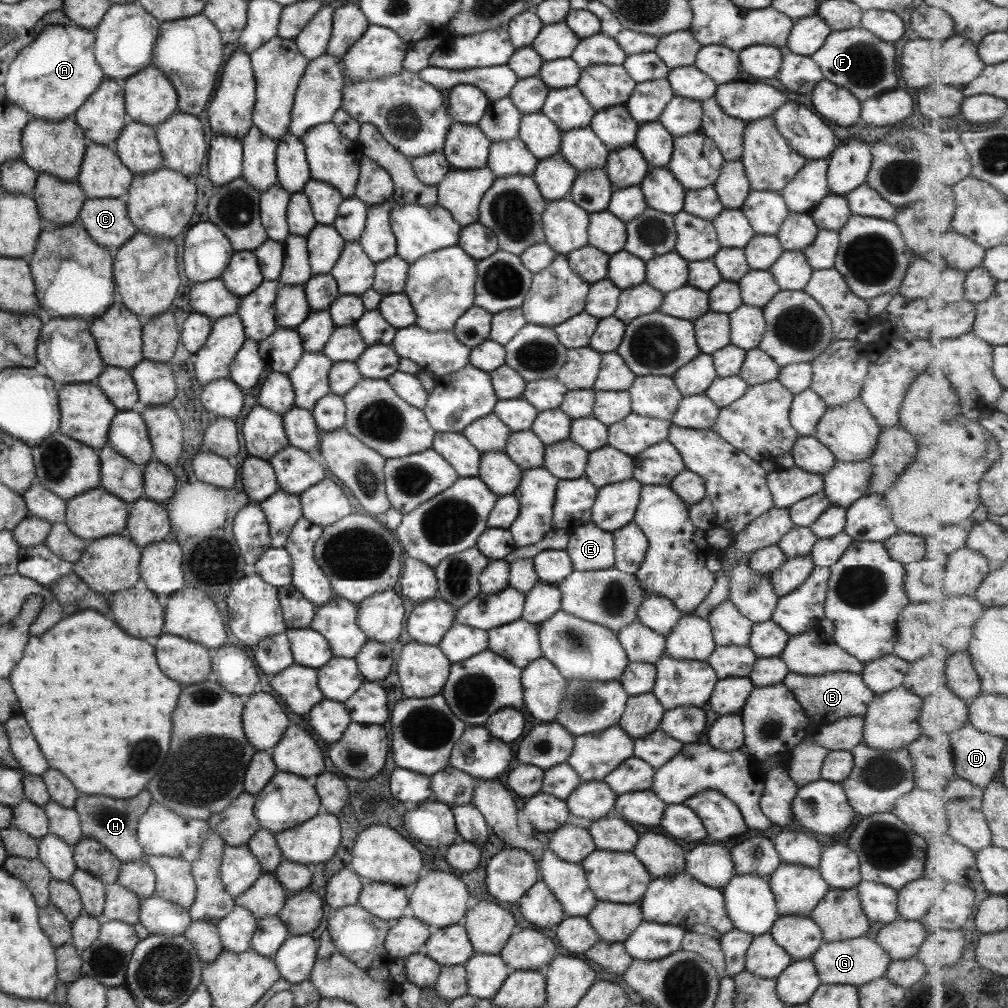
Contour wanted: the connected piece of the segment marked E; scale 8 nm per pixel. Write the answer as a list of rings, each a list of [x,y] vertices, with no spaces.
[[[591,522],[576,526],[570,530],[564,552],[569,556],[574,571],[605,570],[614,564],[613,536]]]

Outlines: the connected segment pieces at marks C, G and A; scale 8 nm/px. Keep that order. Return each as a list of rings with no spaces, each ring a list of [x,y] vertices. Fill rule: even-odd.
[[[86,198],[77,222],[97,245],[109,253],[138,233],[127,217],[124,198]]]
[[[866,937],[851,938],[839,942],[822,942],[810,959],[821,984],[855,987],[883,978],[891,961],[889,955],[874,940]]]
[[[75,24],[45,26],[35,40],[24,46],[15,60],[11,61],[5,78],[6,81],[2,85],[5,88],[5,100],[22,107],[31,118],[55,122],[73,118],[76,110],[106,79],[94,58],[93,31],[88,31]]]

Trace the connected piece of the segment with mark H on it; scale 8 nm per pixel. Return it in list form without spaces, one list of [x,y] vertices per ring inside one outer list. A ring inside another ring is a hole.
[[[143,790],[133,798],[119,798],[119,800],[111,797],[102,797],[101,800],[97,800],[97,798],[100,797],[78,793],[77,799],[75,799],[73,808],[79,819],[83,838],[95,839],[121,863],[143,860],[143,848],[139,846],[136,836],[137,821],[139,821],[141,814],[147,810],[151,796]],[[101,802],[103,802],[103,806],[101,806]]]

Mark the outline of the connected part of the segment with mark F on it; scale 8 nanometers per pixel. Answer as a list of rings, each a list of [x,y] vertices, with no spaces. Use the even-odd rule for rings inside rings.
[[[863,27],[847,30],[831,31],[823,45],[810,56],[819,67],[822,80],[831,82],[851,93],[860,103],[867,98],[887,93],[901,86],[897,74],[898,50],[893,52],[893,46],[881,42]]]

